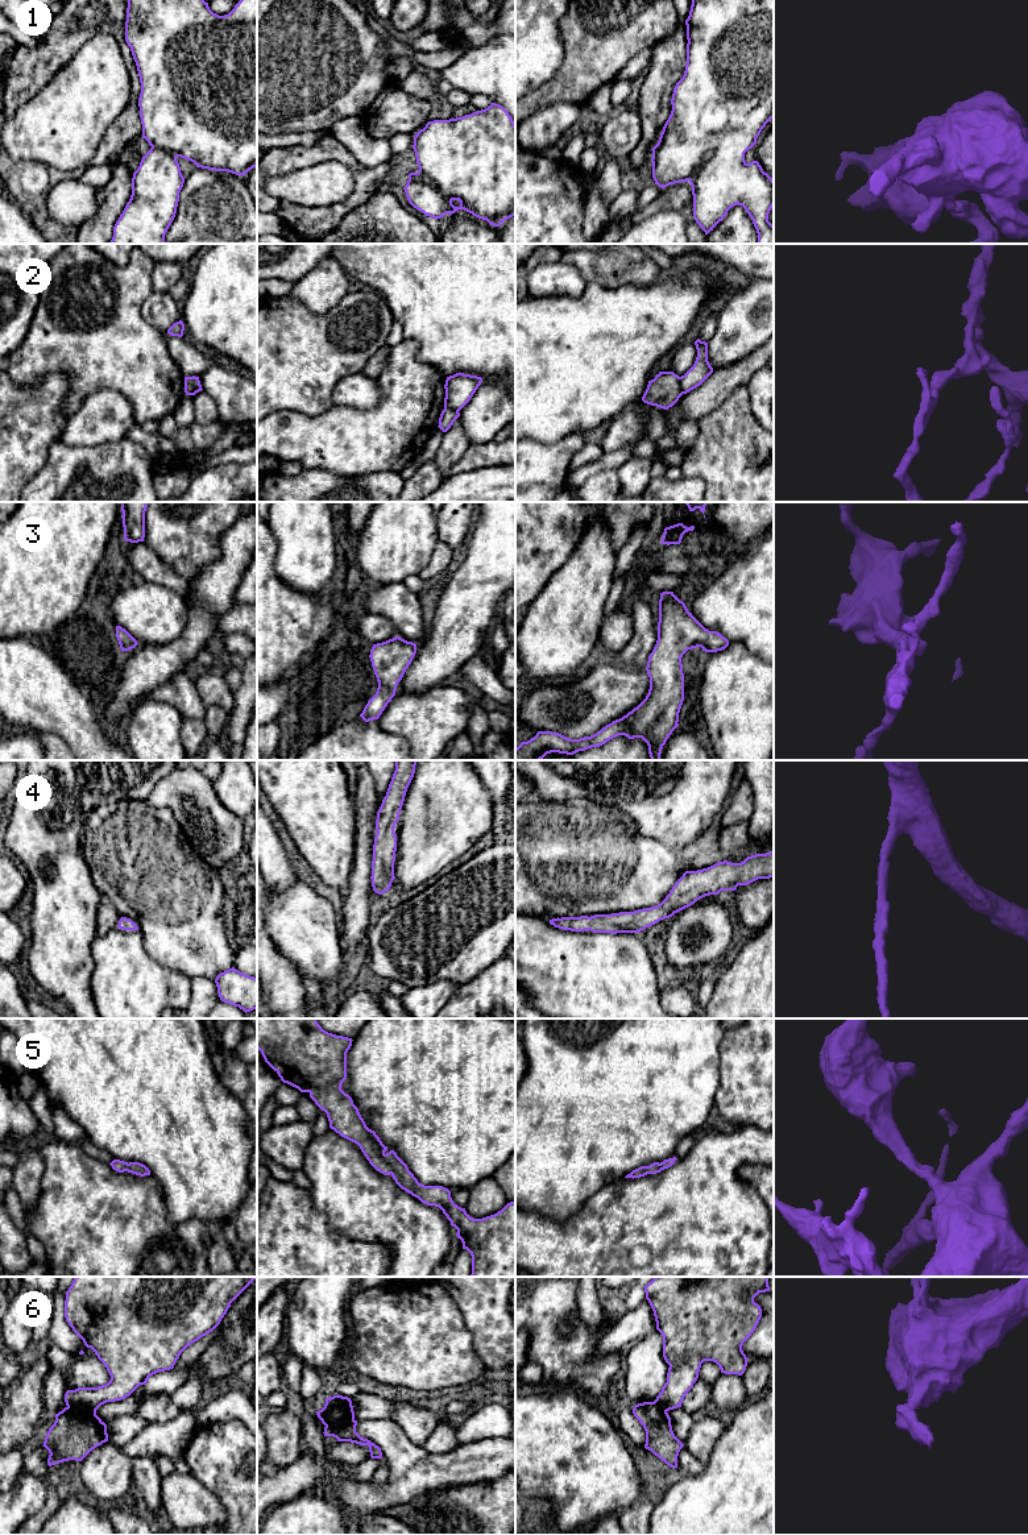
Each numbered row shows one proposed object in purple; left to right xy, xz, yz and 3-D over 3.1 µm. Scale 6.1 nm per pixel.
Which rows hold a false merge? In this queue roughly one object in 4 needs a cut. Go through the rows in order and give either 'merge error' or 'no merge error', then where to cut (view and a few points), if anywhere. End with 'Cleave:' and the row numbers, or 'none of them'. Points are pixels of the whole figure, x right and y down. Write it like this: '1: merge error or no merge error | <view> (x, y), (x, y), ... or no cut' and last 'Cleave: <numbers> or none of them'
1: no merge error | no cut
2: merge error | yz (679, 377), (683, 393)
3: no merge error | no cut
4: no merge error | no cut
5: no merge error | no cut
6: merge error | xy (67, 1406), (87, 1407), (95, 1411)
Cleave: 2, 6

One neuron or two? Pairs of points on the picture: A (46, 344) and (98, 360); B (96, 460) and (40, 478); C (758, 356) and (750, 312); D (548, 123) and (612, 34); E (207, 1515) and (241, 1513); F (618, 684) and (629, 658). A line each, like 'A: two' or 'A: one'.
A: one
B: one
C: two
D: two
E: two
F: two

